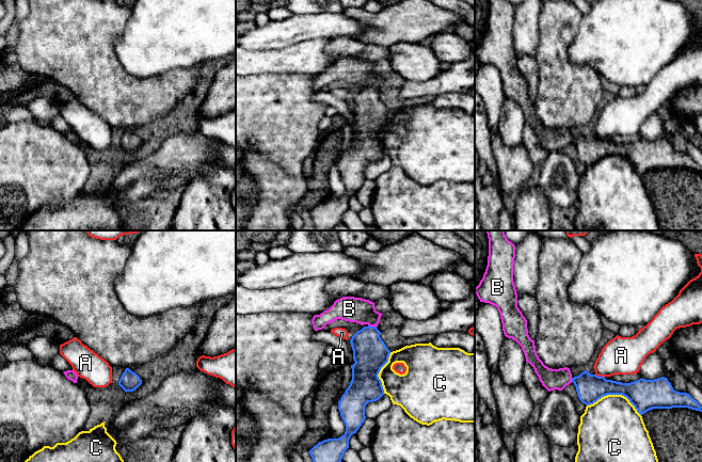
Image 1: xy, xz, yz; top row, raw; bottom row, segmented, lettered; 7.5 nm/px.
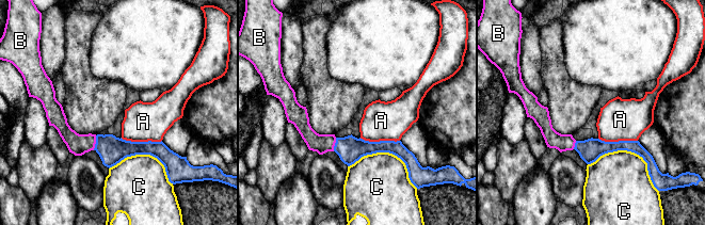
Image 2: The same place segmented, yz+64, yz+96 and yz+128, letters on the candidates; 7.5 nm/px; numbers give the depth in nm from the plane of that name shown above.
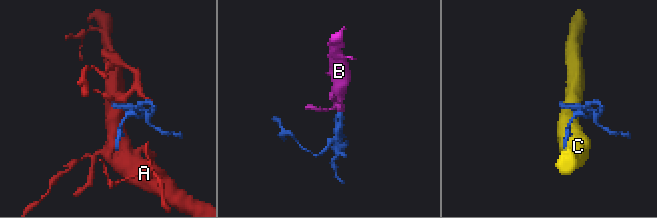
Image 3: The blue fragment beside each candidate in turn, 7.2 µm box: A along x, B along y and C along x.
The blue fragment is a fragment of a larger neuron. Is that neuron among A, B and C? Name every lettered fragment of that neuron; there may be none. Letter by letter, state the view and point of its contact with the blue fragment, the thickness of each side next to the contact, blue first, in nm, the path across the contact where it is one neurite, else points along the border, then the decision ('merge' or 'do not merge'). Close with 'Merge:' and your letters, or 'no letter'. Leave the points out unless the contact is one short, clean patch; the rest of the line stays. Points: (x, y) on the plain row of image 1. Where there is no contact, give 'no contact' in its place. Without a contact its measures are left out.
A: yz (600, 138) | 200/280 nm | do not merge
B: xz (372, 88) | 260/190 nm | across xz (370, 114), (370, 93), (372, 88), (357, 70), (349, 69) | merge
C: yz (616, 155) | 240/440 nm | do not merge
Merge: B

